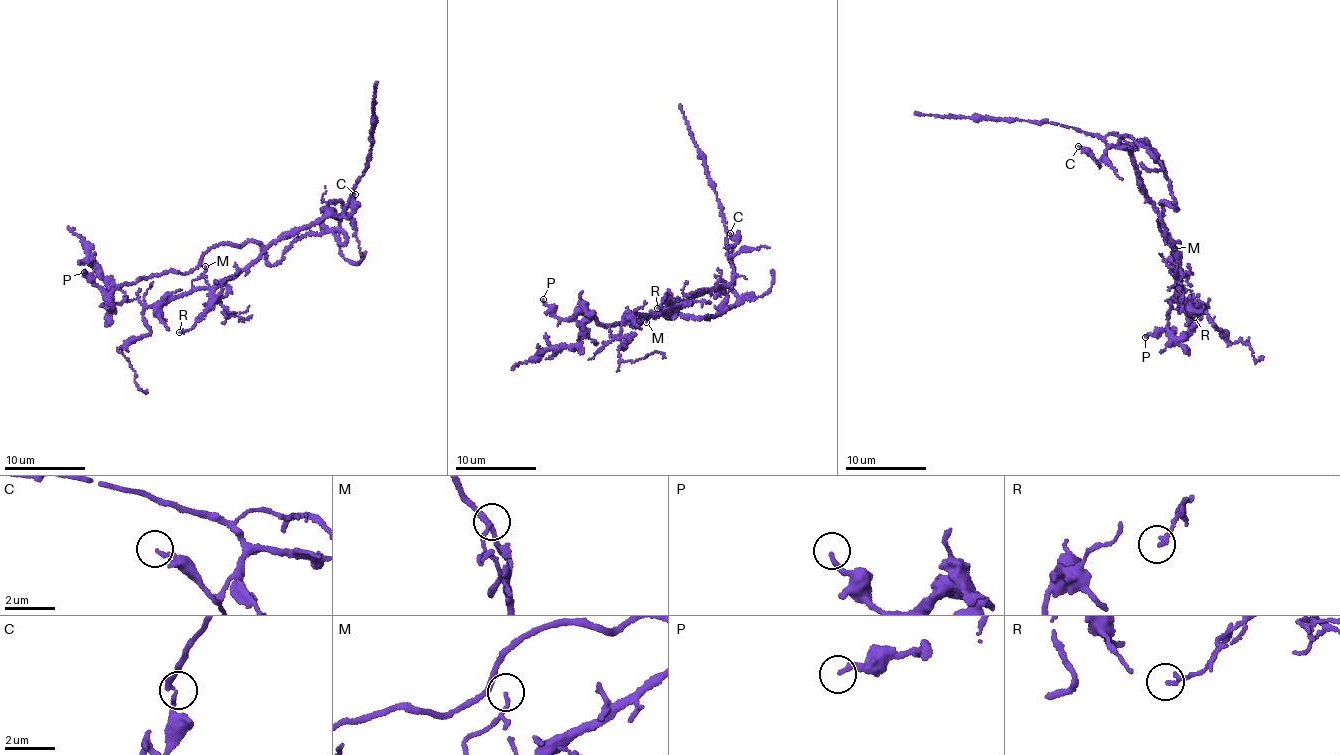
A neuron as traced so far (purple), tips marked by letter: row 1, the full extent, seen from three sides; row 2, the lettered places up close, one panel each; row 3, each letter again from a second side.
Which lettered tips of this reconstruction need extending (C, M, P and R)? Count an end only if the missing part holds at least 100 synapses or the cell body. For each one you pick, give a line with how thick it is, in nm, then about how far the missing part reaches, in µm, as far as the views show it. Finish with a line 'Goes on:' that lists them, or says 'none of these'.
Goes on: none of these

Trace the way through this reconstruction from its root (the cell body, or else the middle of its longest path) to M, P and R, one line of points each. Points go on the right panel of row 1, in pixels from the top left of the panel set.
M: (1160, 161), (1149, 145), (1139, 143), (1131, 152), (1149, 199), (1161, 213), (1180, 271), (1172, 255), (1174, 248)
P: (1160, 161), (1178, 208), (1163, 202), (1158, 224), (1180, 263), (1166, 315), (1173, 331), (1145, 337)
R: (1160, 161), (1149, 145), (1139, 143), (1131, 152), (1173, 244), (1185, 313), (1194, 317)

